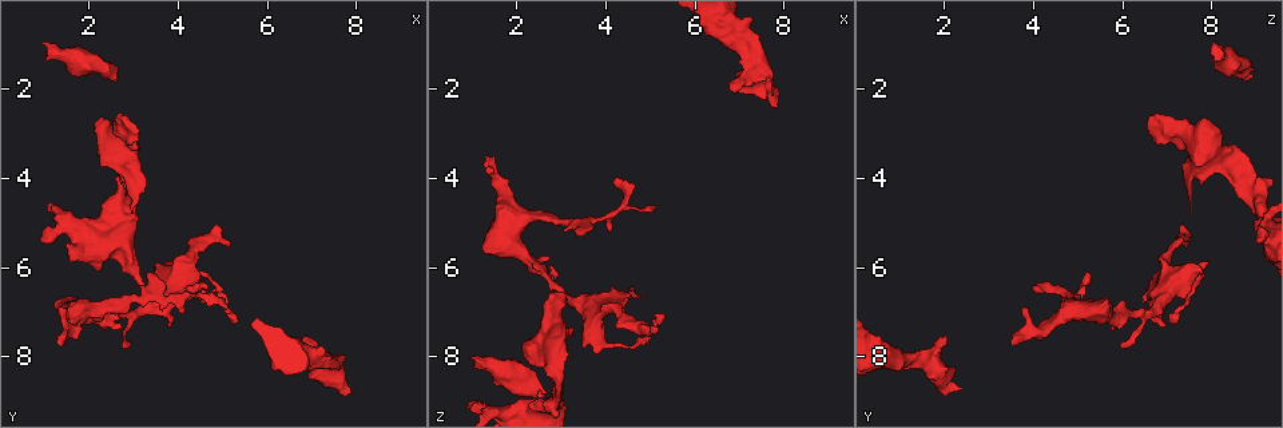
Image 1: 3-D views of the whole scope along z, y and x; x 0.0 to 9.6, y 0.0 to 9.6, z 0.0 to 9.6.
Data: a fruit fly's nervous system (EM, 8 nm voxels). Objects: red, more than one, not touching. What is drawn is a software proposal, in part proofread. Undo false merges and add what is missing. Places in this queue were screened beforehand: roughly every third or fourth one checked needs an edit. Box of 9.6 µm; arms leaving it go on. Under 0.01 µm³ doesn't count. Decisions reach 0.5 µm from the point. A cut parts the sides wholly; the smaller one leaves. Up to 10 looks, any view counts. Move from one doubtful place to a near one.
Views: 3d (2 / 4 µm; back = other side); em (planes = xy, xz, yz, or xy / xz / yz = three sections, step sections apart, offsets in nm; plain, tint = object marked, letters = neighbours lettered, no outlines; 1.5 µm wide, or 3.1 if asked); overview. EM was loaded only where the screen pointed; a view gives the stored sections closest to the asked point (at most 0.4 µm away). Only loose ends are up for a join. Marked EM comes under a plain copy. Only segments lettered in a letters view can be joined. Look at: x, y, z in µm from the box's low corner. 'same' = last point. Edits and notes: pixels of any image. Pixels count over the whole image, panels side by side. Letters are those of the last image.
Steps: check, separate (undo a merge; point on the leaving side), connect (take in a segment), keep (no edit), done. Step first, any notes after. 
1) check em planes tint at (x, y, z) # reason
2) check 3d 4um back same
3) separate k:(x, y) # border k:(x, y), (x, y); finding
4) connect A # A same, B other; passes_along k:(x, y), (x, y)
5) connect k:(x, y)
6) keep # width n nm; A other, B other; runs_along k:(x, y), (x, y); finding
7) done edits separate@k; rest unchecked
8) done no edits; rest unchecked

check 3d 2um at (1.00, 1.00, 8.10) # free end

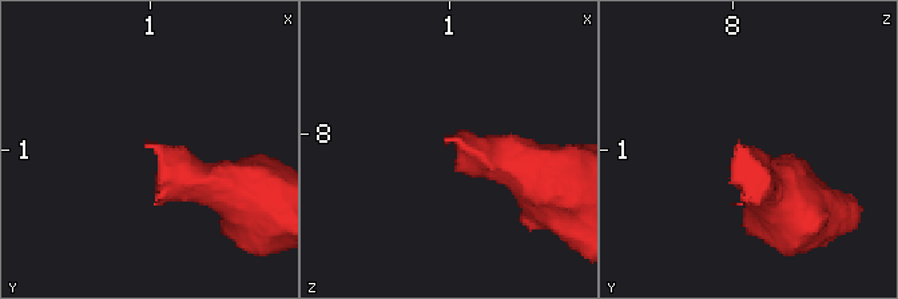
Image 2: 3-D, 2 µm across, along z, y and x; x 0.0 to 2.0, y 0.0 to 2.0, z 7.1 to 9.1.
check em planes tint at (0.98, 0.98, 8.02) # now the EM

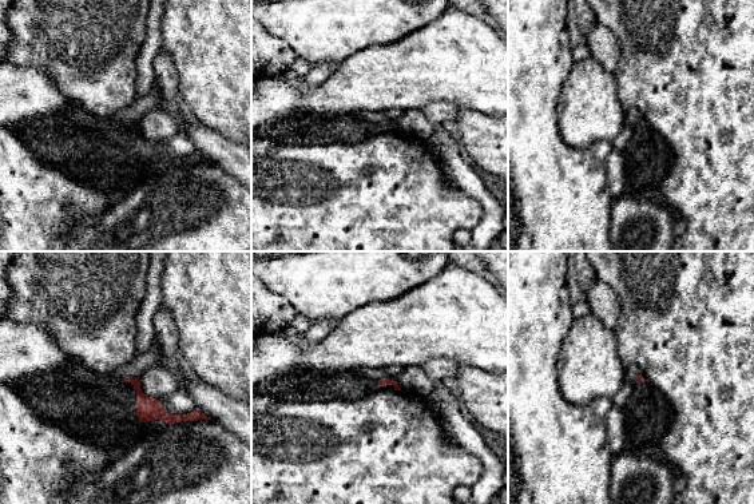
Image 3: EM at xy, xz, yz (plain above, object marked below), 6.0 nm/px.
check em planes letters same # what lies round it

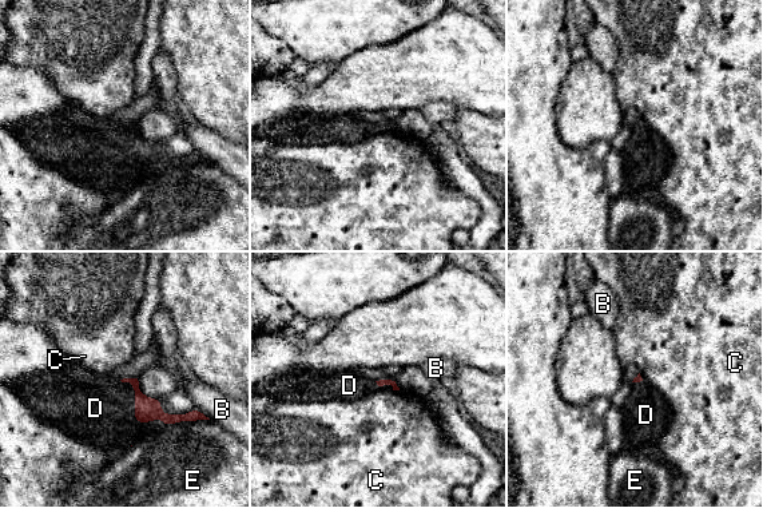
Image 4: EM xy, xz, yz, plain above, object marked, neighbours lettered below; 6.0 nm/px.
connect 4:(95, 408) # B other, C other, D same, E other; passes_along 4:(146, 409), (135, 403), (95, 408); the cell continues

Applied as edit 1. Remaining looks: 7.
check 3d 4um at (2.75, 3.50, 8.00) # abrupt turn

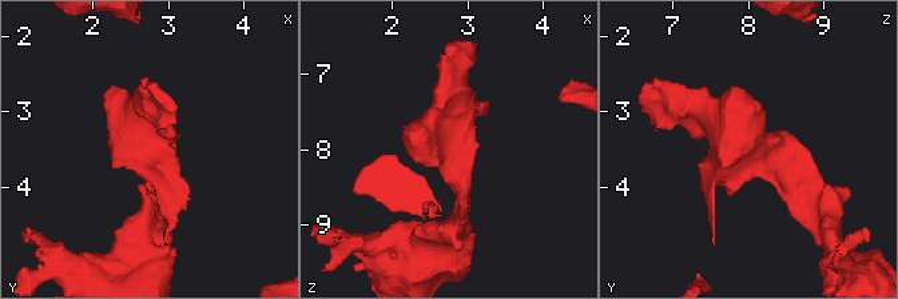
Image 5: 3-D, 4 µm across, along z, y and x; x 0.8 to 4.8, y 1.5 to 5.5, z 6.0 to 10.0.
check em planes letters at (2.75, 3.55, 8.00)

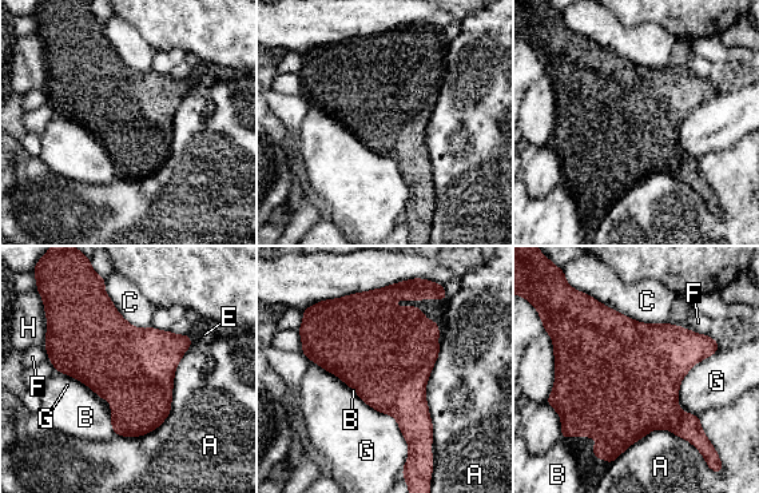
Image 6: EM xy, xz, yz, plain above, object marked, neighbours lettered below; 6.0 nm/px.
keep # longest_contact A 900 nm; A other, B other, C other, E other, F other, G other, H other; border 6:(90, 388), (110, 402), (114, 434); one cell here

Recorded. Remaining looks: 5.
check em planes letters at (1.40, 7.80, 3.55) # branch stops here

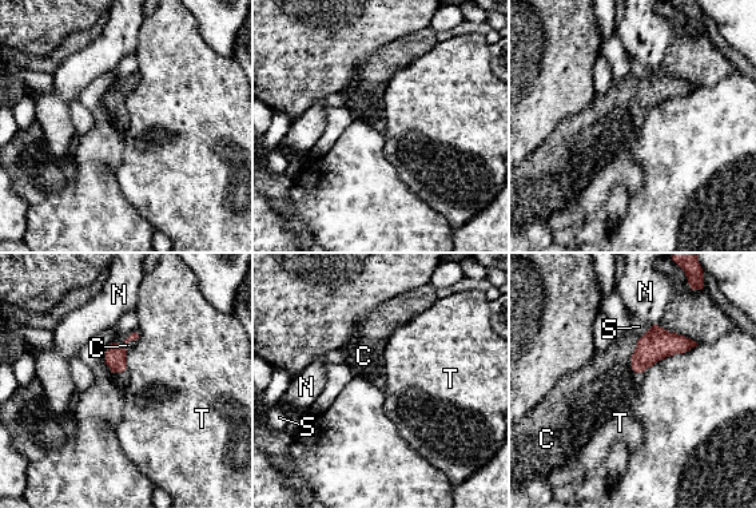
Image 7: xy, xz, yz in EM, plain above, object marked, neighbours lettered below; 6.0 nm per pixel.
connect 7:(605, 380) # C same, N other, S other, T other; passes_along 7:(656, 344), (635, 350), (605, 380); the cell continues

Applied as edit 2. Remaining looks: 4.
check em xz step 8 letters at (7.80, 8.70, 2.45) # an open end

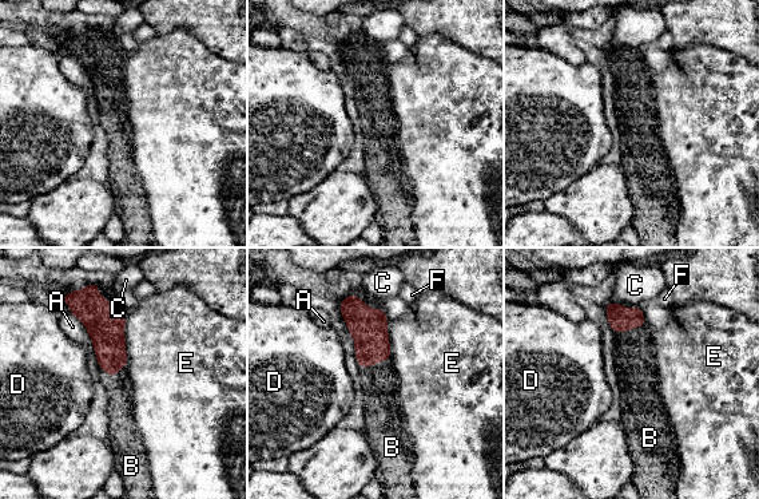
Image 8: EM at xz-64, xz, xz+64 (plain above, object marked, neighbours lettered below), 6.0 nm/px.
check em planes letters same # another direction

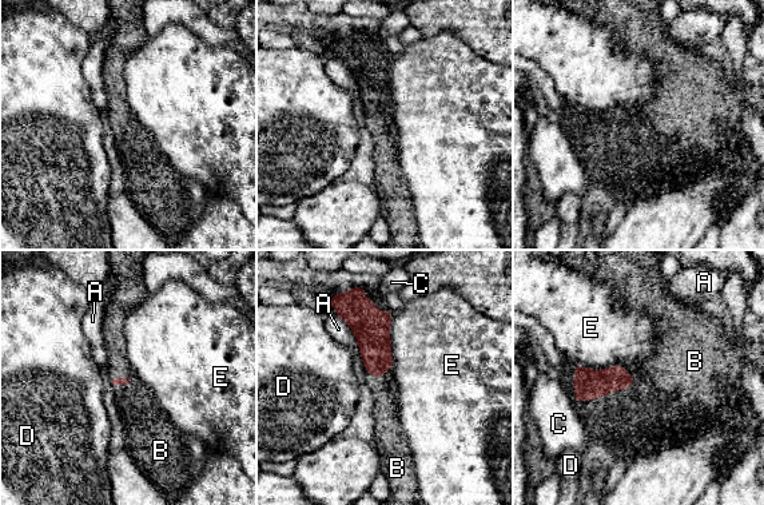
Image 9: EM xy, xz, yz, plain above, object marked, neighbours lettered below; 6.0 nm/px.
connect 9:(636, 421) # A other, B same, C other, D other, E other; the cell continues

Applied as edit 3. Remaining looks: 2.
done edits connect@4, connect@7, connect@9; rest unchecked

